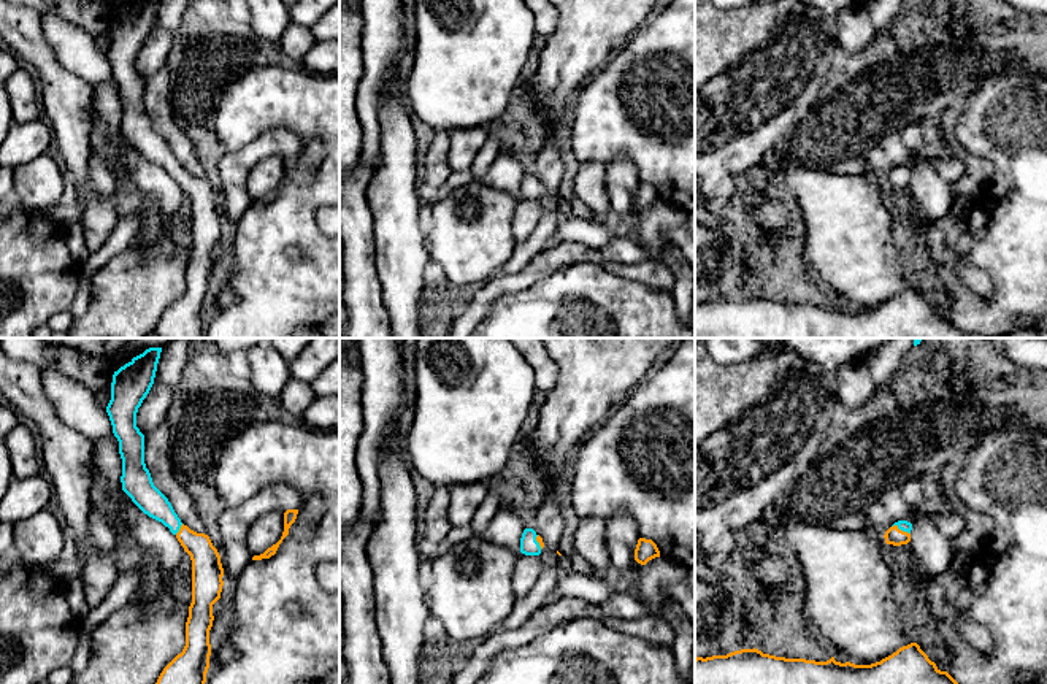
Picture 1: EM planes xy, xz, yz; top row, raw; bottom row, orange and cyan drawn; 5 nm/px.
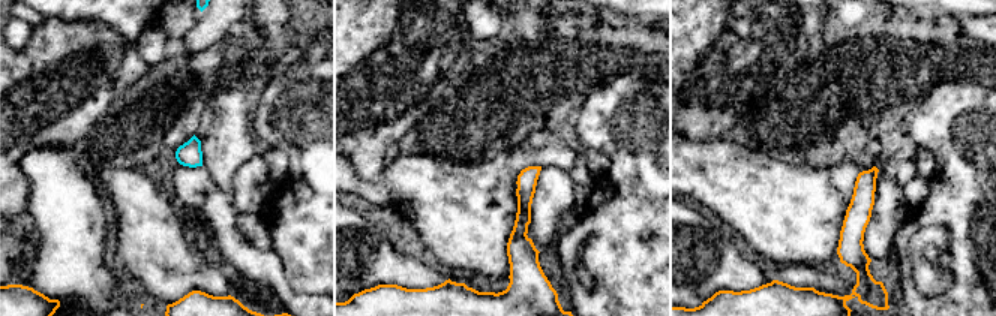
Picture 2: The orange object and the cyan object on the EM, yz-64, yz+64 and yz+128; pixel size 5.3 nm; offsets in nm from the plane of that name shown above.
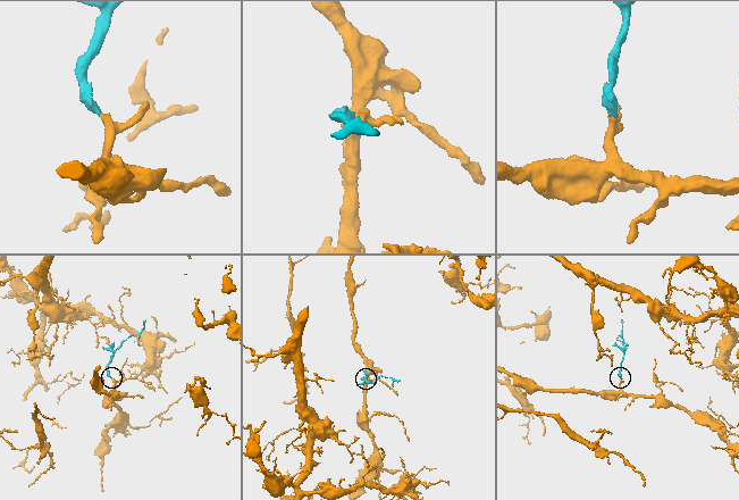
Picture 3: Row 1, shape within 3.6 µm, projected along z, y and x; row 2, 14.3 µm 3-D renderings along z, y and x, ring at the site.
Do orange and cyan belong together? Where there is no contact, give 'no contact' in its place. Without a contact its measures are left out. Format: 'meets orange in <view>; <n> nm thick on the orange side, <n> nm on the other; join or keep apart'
meets orange in yz; 90 nm thick on the orange side, 60 nm on the other; join

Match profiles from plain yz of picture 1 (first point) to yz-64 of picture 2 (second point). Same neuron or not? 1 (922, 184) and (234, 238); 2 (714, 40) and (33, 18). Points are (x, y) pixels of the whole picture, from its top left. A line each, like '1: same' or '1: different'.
1: different
2: different

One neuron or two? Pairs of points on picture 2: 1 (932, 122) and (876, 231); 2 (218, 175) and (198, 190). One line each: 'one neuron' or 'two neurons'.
1: two neurons
2: two neurons

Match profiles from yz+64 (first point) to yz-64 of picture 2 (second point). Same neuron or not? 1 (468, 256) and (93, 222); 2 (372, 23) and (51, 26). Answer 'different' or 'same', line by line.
1: different
2: same

